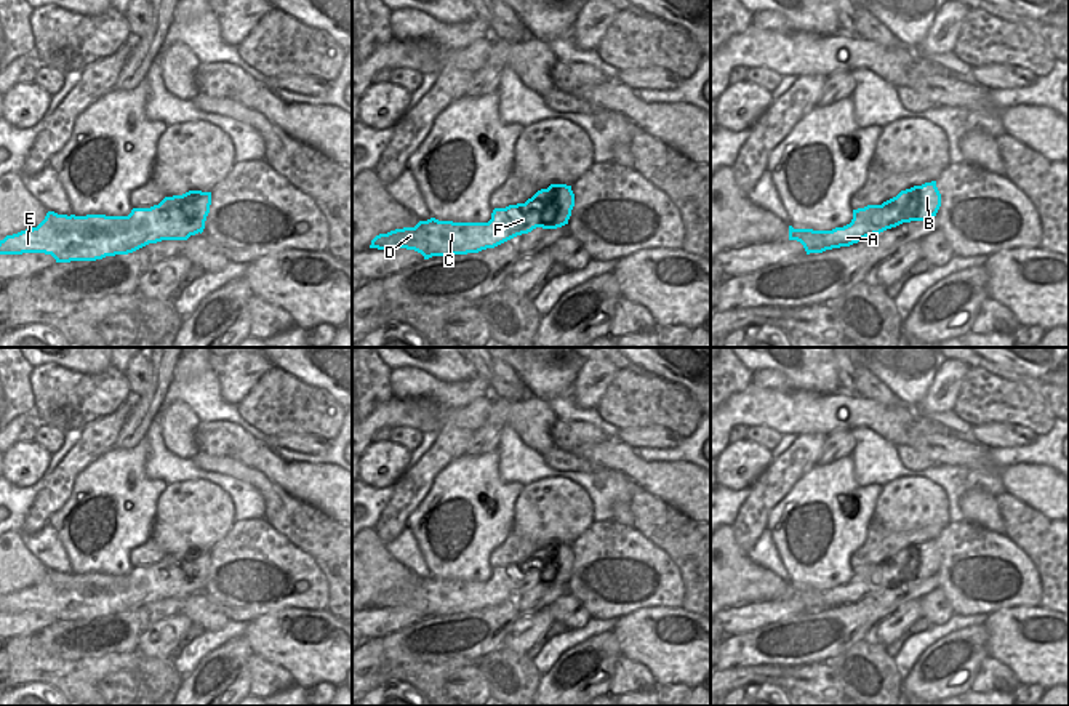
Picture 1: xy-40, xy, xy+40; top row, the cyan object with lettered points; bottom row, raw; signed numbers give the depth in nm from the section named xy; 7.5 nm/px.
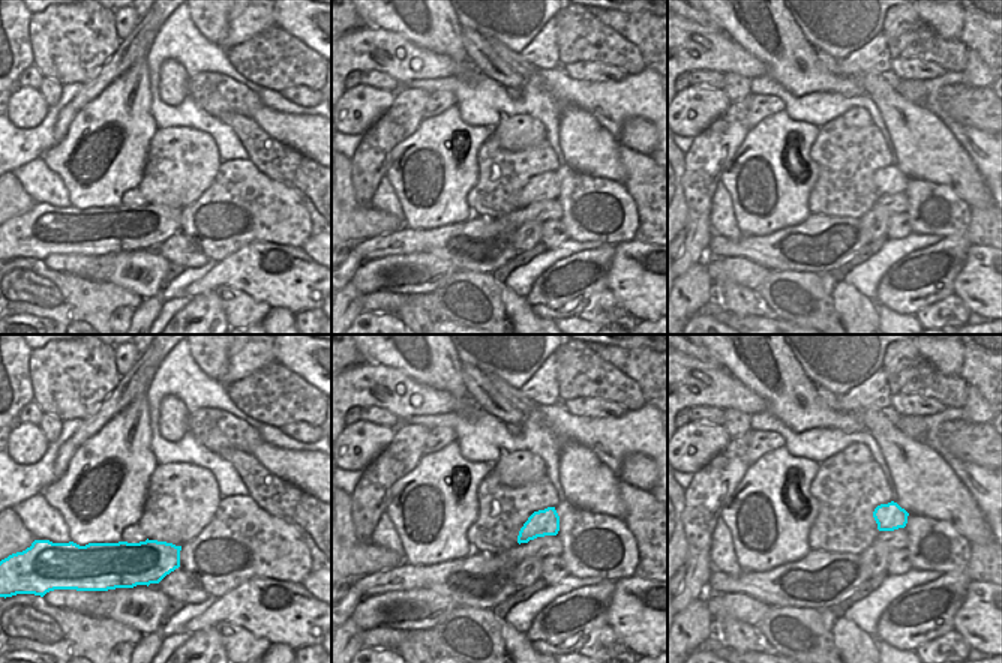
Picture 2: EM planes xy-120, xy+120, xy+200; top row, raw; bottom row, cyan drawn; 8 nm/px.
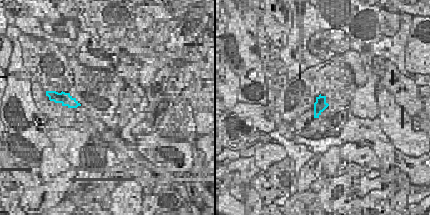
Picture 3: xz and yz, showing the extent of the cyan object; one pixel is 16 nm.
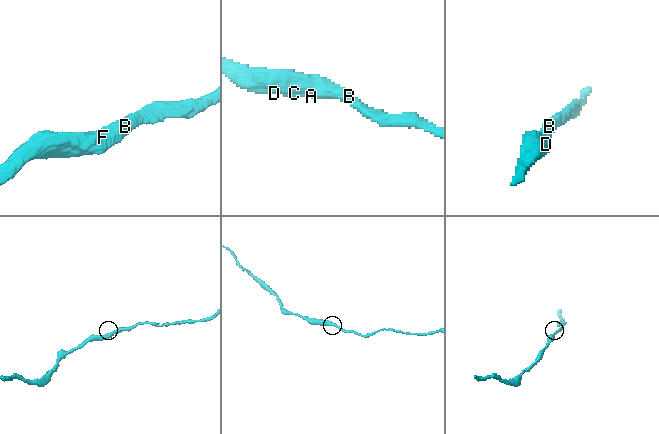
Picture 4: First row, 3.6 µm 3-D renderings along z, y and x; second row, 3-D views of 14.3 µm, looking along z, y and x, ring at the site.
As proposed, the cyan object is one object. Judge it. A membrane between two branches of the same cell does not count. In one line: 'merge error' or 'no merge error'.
no merge error

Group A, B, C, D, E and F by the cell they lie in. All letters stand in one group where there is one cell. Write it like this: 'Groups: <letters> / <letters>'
Groups: A B C D E F.

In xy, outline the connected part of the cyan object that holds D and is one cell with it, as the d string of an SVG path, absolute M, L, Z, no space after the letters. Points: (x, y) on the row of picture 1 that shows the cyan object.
M551 184L538 191L525 203L494 208L488 223L453 223L430 218L414 227L379 234L370 248L406 248L429 259L494 248L536 227L557 229L568 224L575 207L571 186Z

